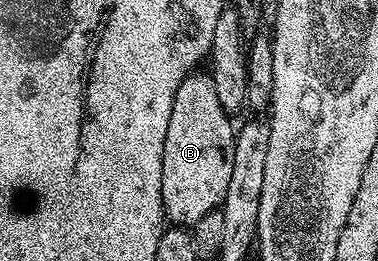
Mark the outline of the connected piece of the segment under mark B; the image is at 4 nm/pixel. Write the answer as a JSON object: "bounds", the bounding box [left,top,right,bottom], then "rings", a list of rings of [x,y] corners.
{"bounds":[160,72,236,228],"rings":[[[192,72],[188,74],[187,79],[175,90],[175,99],[173,100],[173,108],[169,112],[169,126],[165,132],[165,144],[163,145],[163,155],[161,156],[160,200],[162,202],[163,216],[168,223],[174,224],[179,228],[190,228],[211,210],[219,210],[223,205],[225,192],[229,188],[229,176],[233,176],[233,160],[231,158],[235,154],[236,131],[233,126],[231,130],[231,122],[227,119],[230,117],[217,100],[216,93],[213,92],[210,77],[206,73],[199,73]]]}

